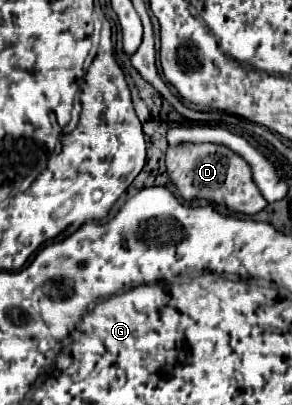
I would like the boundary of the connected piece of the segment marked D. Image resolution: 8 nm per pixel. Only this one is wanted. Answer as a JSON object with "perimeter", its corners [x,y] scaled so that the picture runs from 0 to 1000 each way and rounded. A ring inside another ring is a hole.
{"perimeter":[[[743,353],[579,358],[572,427],[599,452],[599,462],[613,467],[620,486],[640,496],[709,491],[743,501],[750,511],[777,511],[784,521],[832,526],[832,531],[873,531],[914,511],[914,496],[901,491],[894,472],[873,462],[853,402],[839,402],[825,383],[798,378],[771,358],[743,358]]]}

